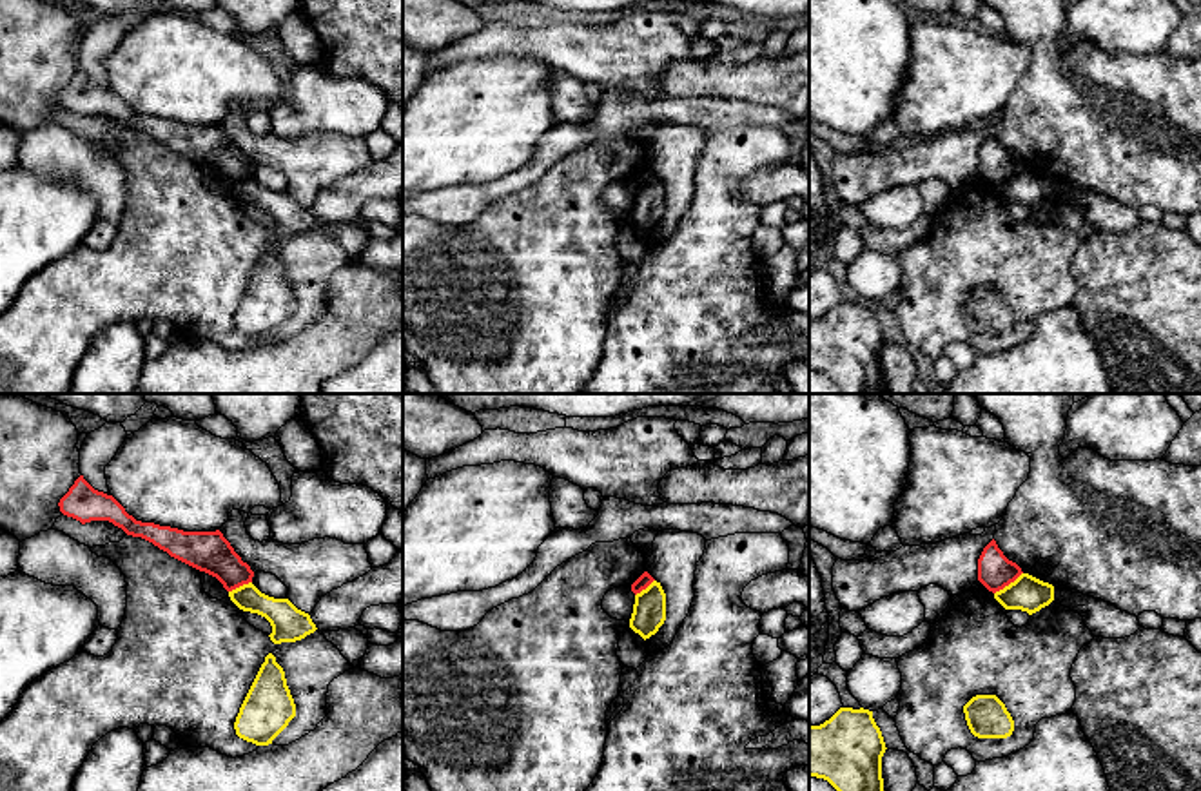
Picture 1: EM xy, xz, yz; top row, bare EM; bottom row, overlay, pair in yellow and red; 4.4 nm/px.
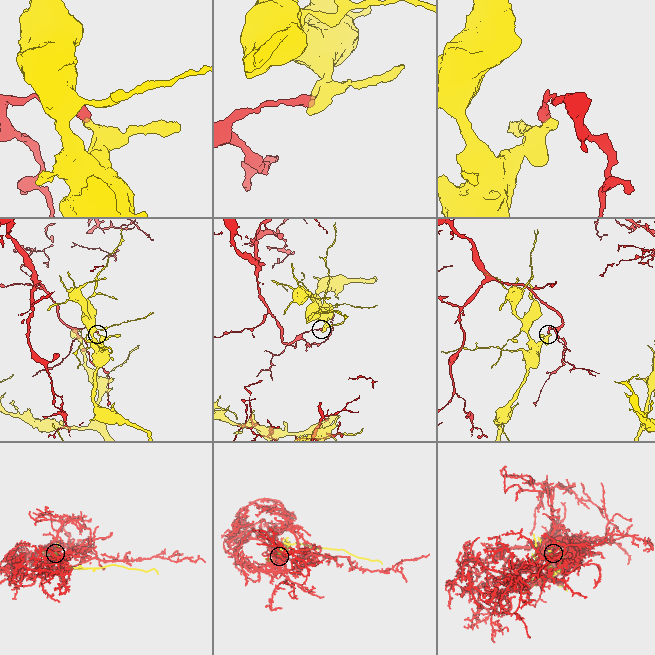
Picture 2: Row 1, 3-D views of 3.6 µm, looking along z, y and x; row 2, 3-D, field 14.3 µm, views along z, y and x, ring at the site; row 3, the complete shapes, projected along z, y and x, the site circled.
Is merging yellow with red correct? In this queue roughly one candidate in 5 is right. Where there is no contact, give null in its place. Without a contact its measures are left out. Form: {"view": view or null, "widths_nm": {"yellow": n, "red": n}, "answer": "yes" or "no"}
{"view": "yz", "widths_nm": {"yellow": 160, "red": 160}, "answer": "no"}

